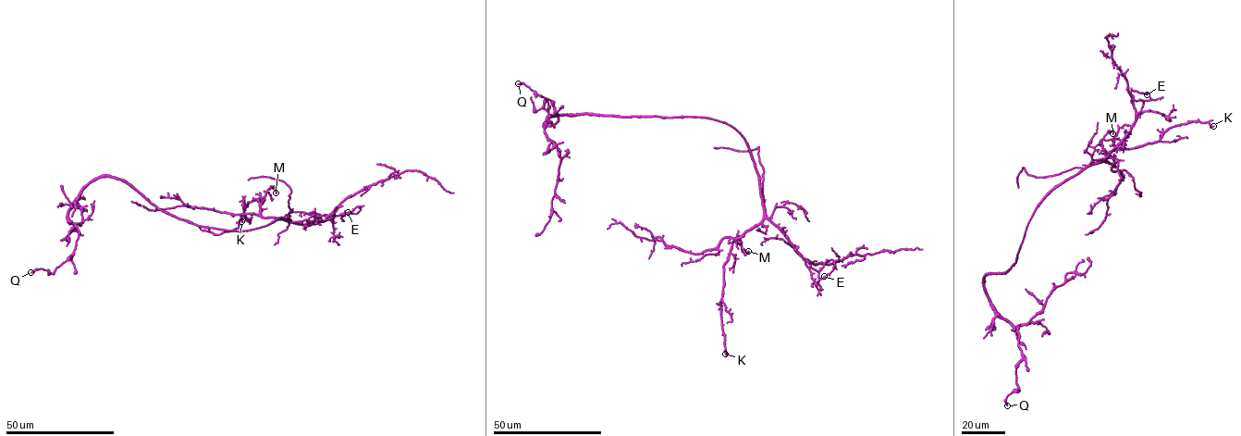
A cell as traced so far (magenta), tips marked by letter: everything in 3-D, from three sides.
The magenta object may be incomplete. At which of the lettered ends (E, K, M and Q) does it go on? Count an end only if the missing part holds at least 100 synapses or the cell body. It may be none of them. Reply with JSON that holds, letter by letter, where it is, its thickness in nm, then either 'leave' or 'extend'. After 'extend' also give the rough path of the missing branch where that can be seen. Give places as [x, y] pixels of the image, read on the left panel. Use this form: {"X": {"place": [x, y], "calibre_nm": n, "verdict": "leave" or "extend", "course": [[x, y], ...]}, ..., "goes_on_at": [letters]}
{"E": {"place": [348, 212], "calibre_nm": 100, "verdict": "leave"}, "K": {"place": [241, 221], "calibre_nm": 140, "verdict": "leave"}, "M": {"place": [276, 193], "calibre_nm": 140, "verdict": "leave"}, "Q": {"place": [30, 272], "calibre_nm": 240, "verdict": "leave"}, "goes_on_at": []}

